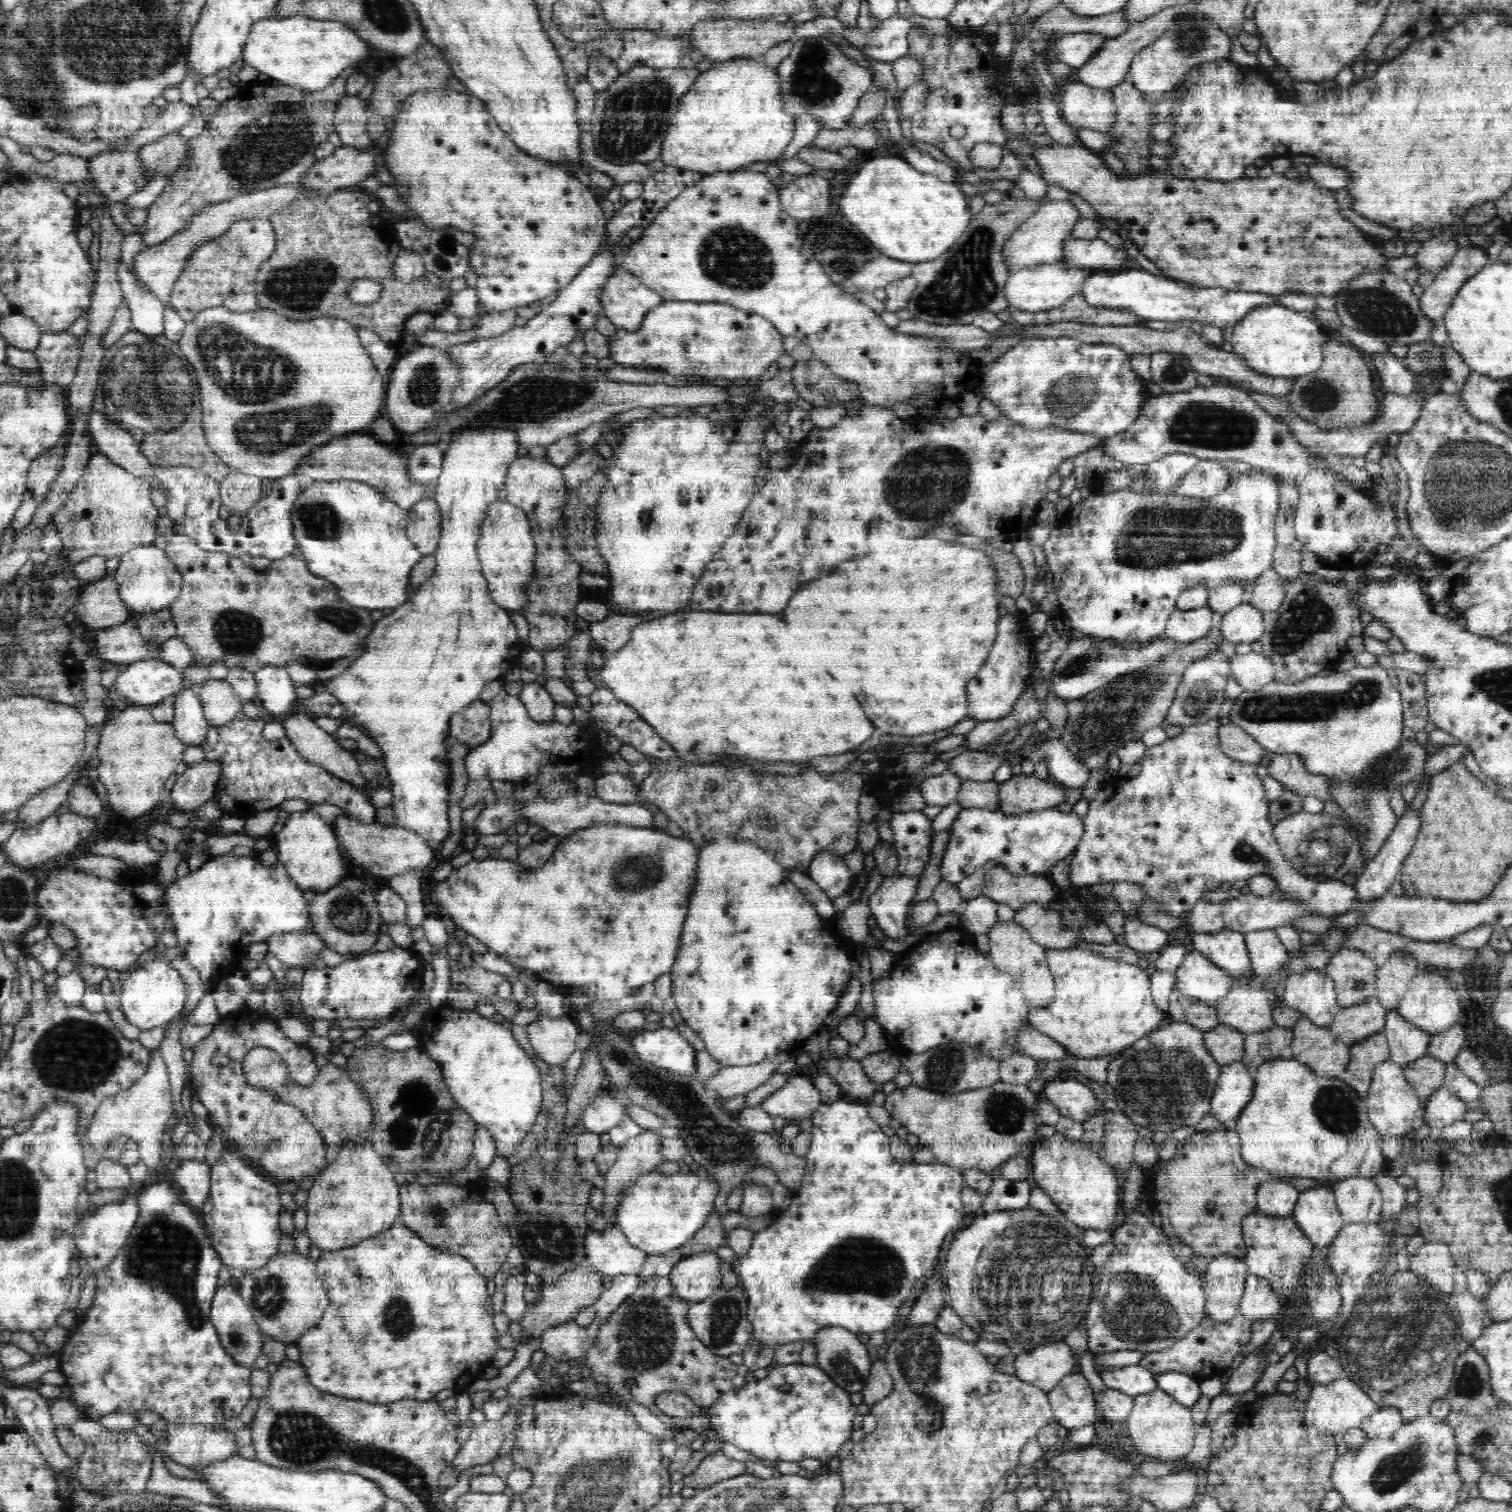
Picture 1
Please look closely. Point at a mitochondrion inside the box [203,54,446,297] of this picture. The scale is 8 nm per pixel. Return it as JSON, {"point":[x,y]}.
{"point":[265,148]}

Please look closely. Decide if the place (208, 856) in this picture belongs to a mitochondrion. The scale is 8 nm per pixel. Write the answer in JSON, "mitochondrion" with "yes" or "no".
{"mitochondrion":"no"}

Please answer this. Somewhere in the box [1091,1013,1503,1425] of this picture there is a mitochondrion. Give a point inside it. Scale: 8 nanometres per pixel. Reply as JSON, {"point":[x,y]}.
{"point":[1403,1335]}

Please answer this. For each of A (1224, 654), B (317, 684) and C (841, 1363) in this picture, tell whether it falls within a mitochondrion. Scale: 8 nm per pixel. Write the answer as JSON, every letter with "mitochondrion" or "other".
{"A":"other","B":"other","C":"mitochondrion"}

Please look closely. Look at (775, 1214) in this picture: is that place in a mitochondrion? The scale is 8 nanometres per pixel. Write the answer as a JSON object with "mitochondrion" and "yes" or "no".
{"mitochondrion":"no"}

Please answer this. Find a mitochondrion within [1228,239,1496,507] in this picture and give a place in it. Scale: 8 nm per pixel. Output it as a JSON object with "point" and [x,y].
{"point":[1379,309]}

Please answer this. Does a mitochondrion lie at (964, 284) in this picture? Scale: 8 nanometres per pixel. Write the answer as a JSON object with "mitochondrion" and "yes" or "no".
{"mitochondrion":"yes"}

